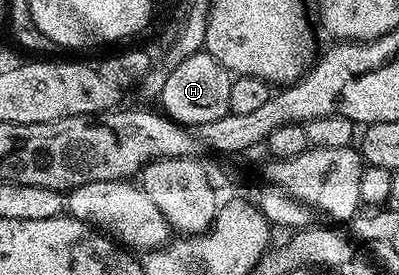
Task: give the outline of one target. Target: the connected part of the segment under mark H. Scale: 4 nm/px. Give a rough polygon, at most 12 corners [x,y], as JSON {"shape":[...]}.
{"shape":[[207,50],[173,65],[159,107],[177,124],[228,115],[233,77]]}

